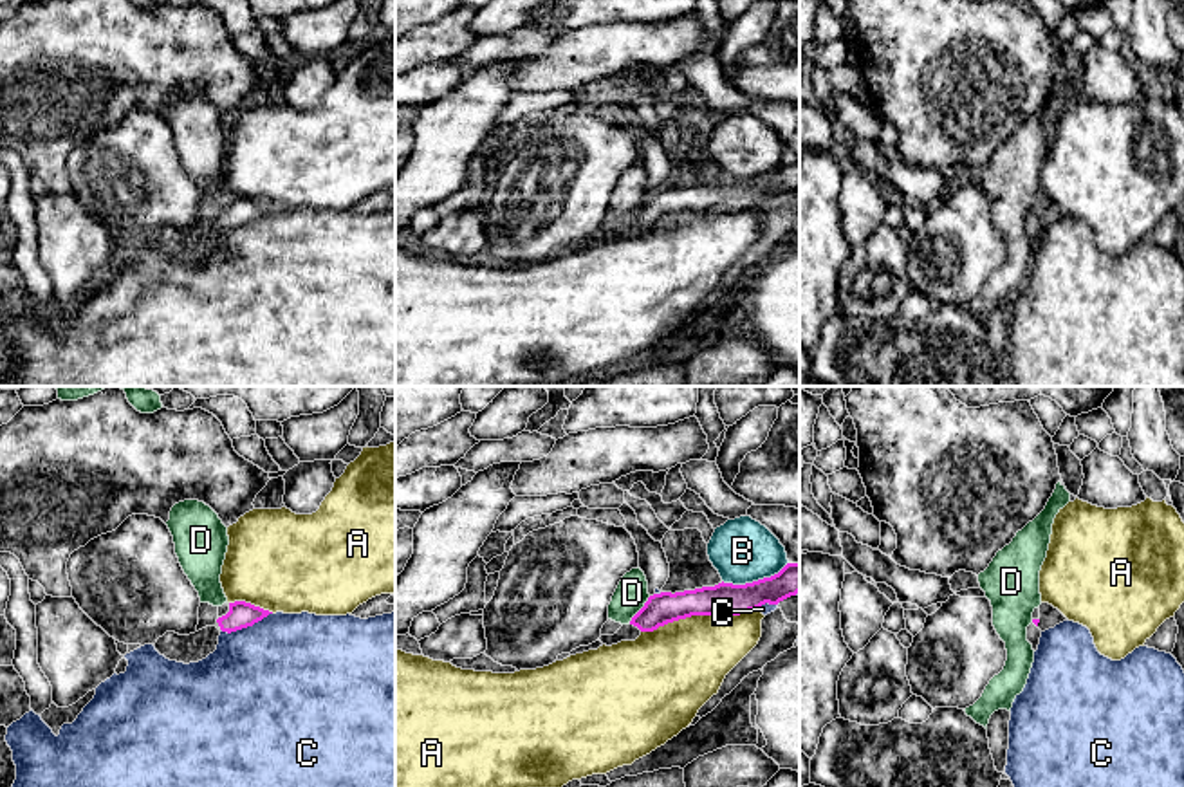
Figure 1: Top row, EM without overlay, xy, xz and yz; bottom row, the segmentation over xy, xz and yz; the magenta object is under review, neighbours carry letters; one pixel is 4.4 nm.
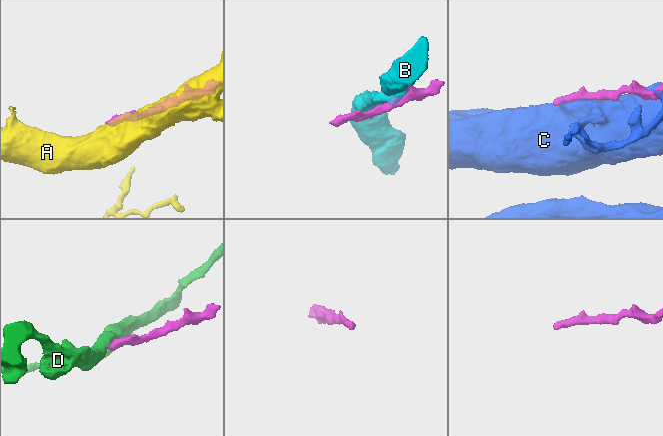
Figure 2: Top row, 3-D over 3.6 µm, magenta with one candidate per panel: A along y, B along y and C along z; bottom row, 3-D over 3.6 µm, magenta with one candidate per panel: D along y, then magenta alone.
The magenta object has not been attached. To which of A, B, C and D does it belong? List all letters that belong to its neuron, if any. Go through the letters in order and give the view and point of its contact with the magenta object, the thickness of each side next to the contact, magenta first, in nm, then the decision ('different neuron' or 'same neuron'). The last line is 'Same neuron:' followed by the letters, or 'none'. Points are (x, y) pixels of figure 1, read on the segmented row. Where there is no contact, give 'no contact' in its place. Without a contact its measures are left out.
A: xz (699, 614) | 140/400 nm | different neuron
B: xz (755, 582) | 140/280 nm | different neuron
C: xy (246, 627) | 120/500 nm | different neuron
D: xz (641, 609) | 140/140 nm | different neuron
Same neuron: none

